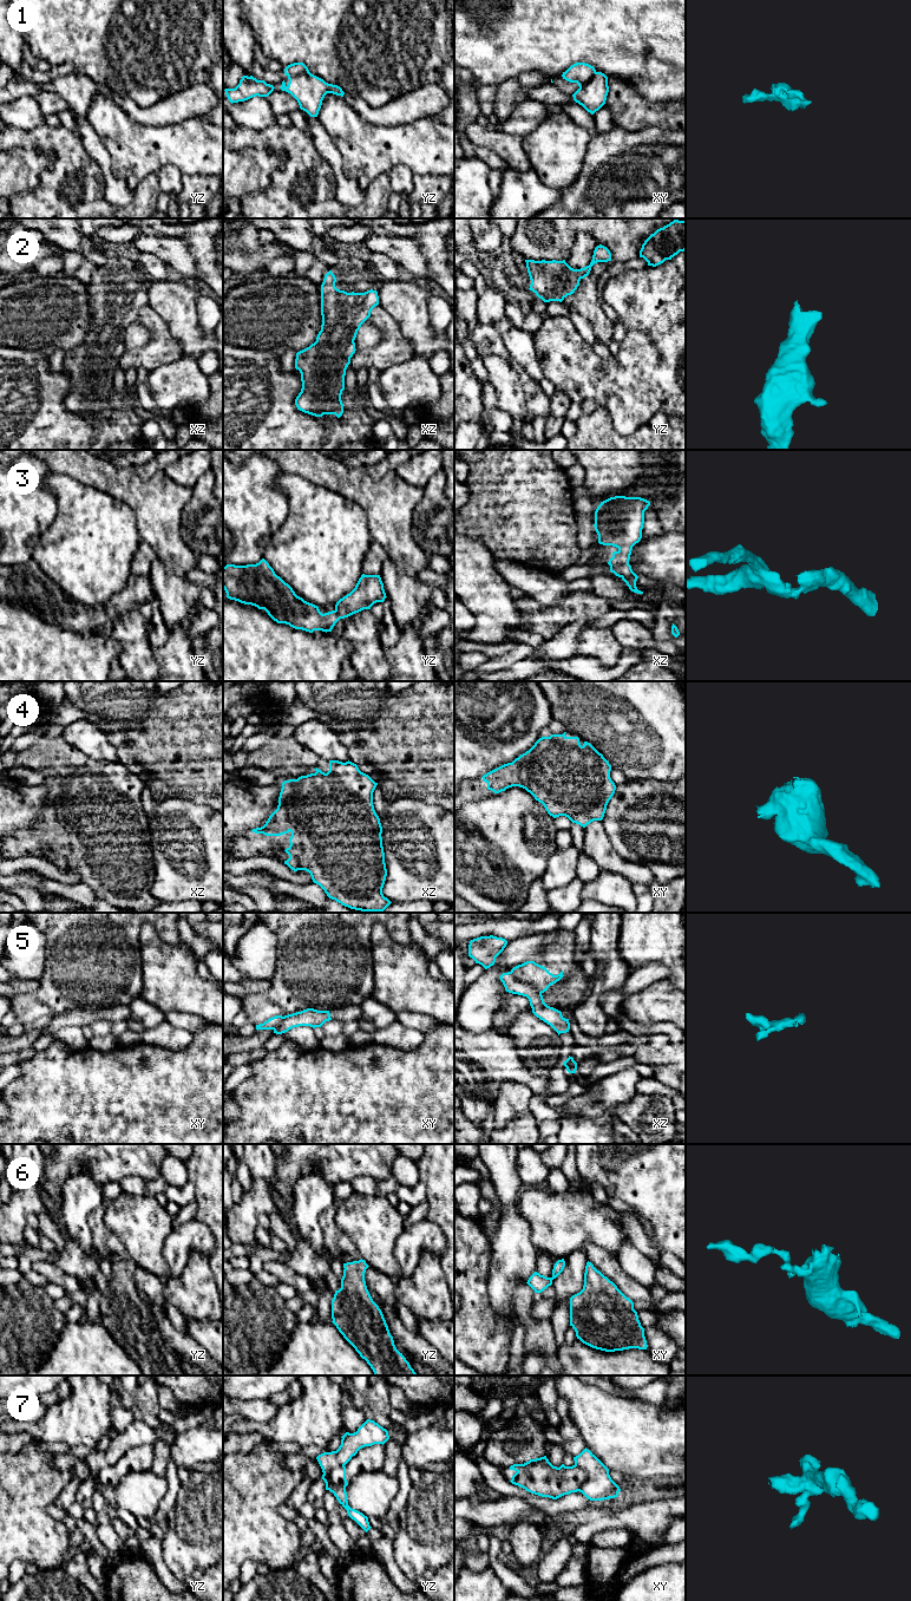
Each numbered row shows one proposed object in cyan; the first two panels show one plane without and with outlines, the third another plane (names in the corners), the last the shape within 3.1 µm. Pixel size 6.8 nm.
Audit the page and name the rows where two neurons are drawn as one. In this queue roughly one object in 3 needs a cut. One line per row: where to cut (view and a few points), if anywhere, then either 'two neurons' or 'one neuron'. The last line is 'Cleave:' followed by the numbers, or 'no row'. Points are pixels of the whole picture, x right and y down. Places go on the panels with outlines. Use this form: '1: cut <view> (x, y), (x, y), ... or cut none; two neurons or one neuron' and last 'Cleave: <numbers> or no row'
1: cut yz (310, 73), (288, 76); two neurons
2: cut none; one neuron
3: cut none; one neuron
4: cut none; one neuron
5: cut xz (510, 972), (517, 979), (531, 984), (541, 993); two neurons
6: cut none; one neuron
7: cut xy (575, 1464), (585, 1472), (585, 1481), (578, 1490); two neurons
Cleave: 1, 5, 7

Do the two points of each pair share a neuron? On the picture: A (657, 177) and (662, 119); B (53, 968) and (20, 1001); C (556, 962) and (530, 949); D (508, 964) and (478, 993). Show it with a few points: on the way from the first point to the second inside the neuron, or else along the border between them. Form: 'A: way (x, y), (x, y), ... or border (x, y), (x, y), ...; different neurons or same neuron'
A: border (673, 129), (643, 128), (634, 131); different neurons
B: way (52, 980), (32, 1001); same neuron
C: border (558, 934), (537, 956), (515, 967); different neurons
D: way (499, 968), (486, 985); same neuron

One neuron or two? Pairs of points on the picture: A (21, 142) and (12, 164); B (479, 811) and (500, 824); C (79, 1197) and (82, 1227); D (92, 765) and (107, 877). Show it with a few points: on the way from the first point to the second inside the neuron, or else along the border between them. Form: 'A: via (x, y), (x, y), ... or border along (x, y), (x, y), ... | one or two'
A: border along (12, 149), (39, 149), (46, 152) | two
B: via (484, 816), (490, 822), (496, 822) | one
C: via (79, 1204), (79, 1220) | one
D: via (103, 794), (103, 828), (107, 849) | one

